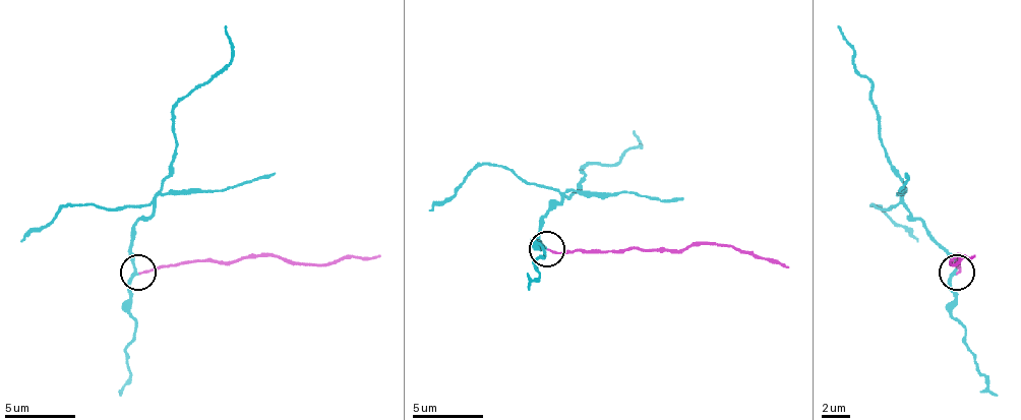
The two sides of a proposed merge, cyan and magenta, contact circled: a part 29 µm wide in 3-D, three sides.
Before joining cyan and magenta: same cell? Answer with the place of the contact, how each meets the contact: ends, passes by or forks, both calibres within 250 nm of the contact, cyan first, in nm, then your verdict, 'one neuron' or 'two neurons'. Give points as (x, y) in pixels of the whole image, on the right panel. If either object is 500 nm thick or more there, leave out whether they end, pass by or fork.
(956, 273) | cyan passes by | magenta ends | 170/120 nm | two neurons

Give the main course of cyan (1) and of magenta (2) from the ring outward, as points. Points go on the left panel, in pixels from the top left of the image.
1: (135, 272), (132, 225), (157, 200), (161, 182), (175, 158), (175, 108), (232, 58), (232, 44), (225, 25)
2: (139, 272), (263, 253), (324, 264), (381, 253)

